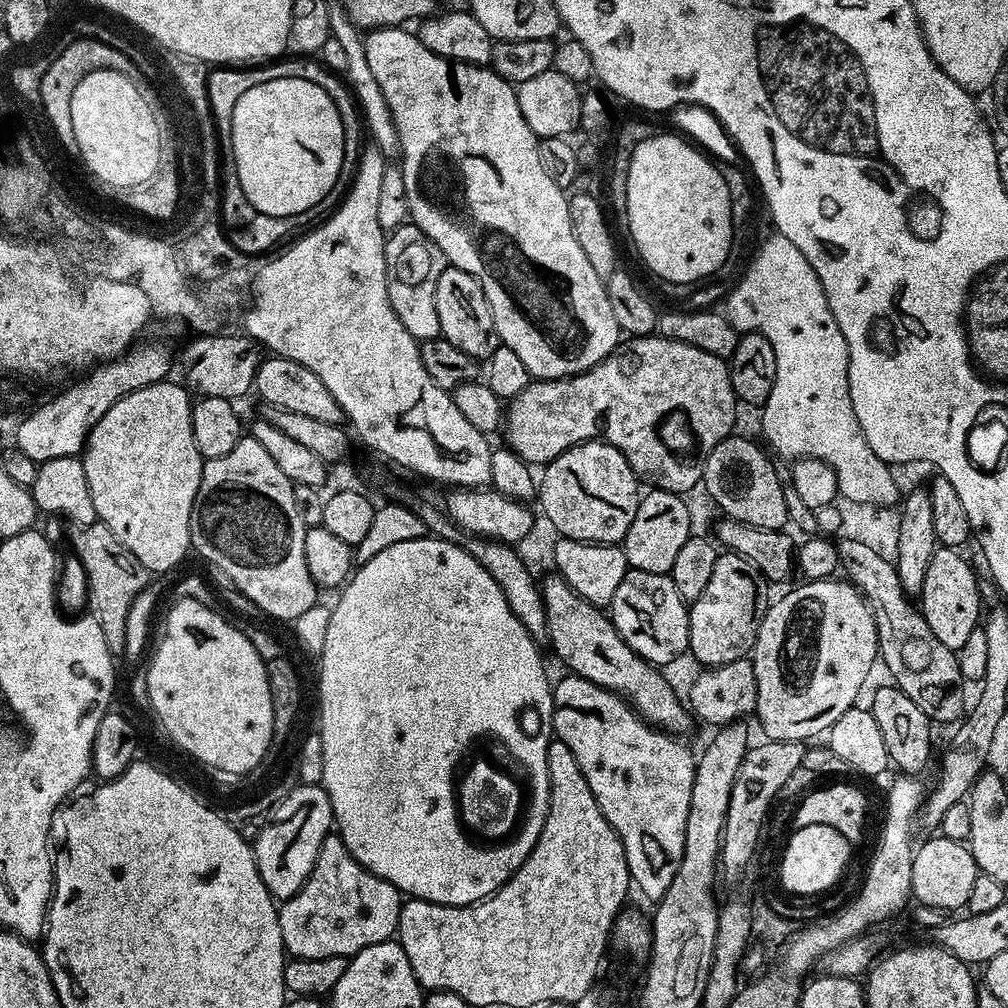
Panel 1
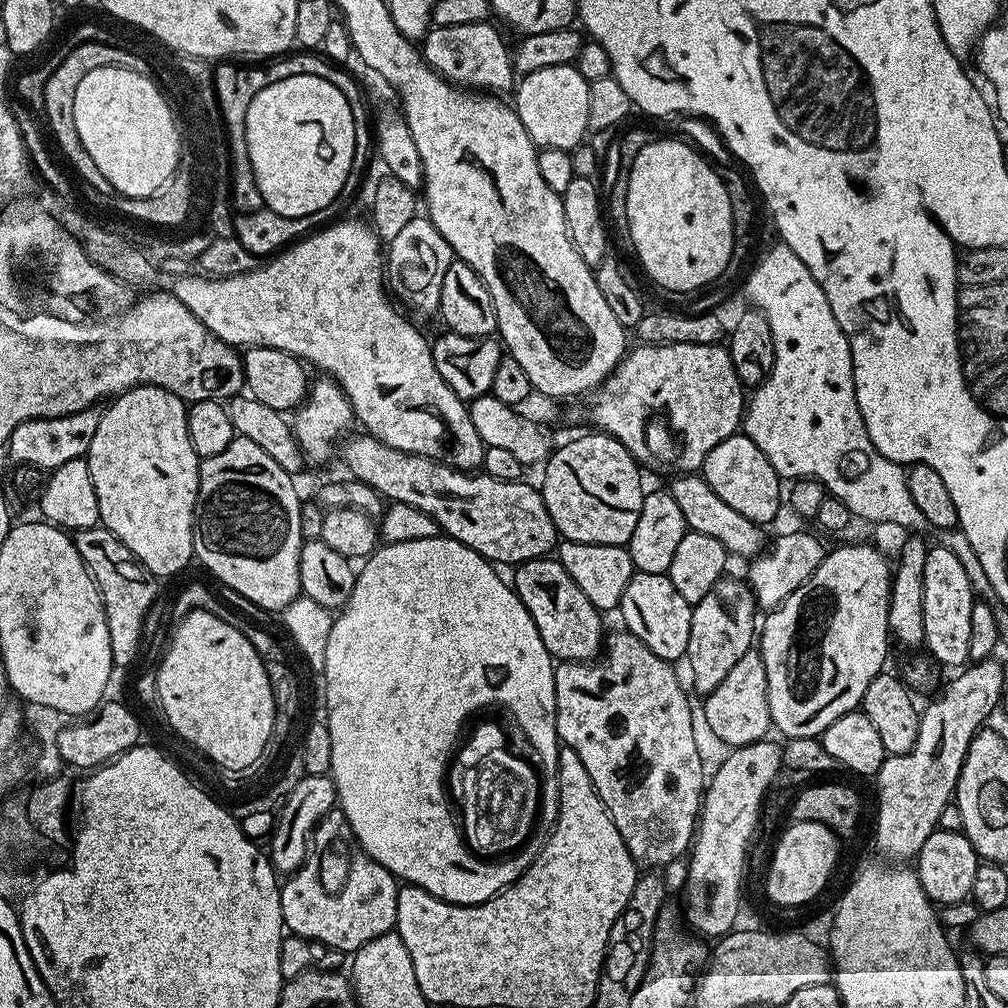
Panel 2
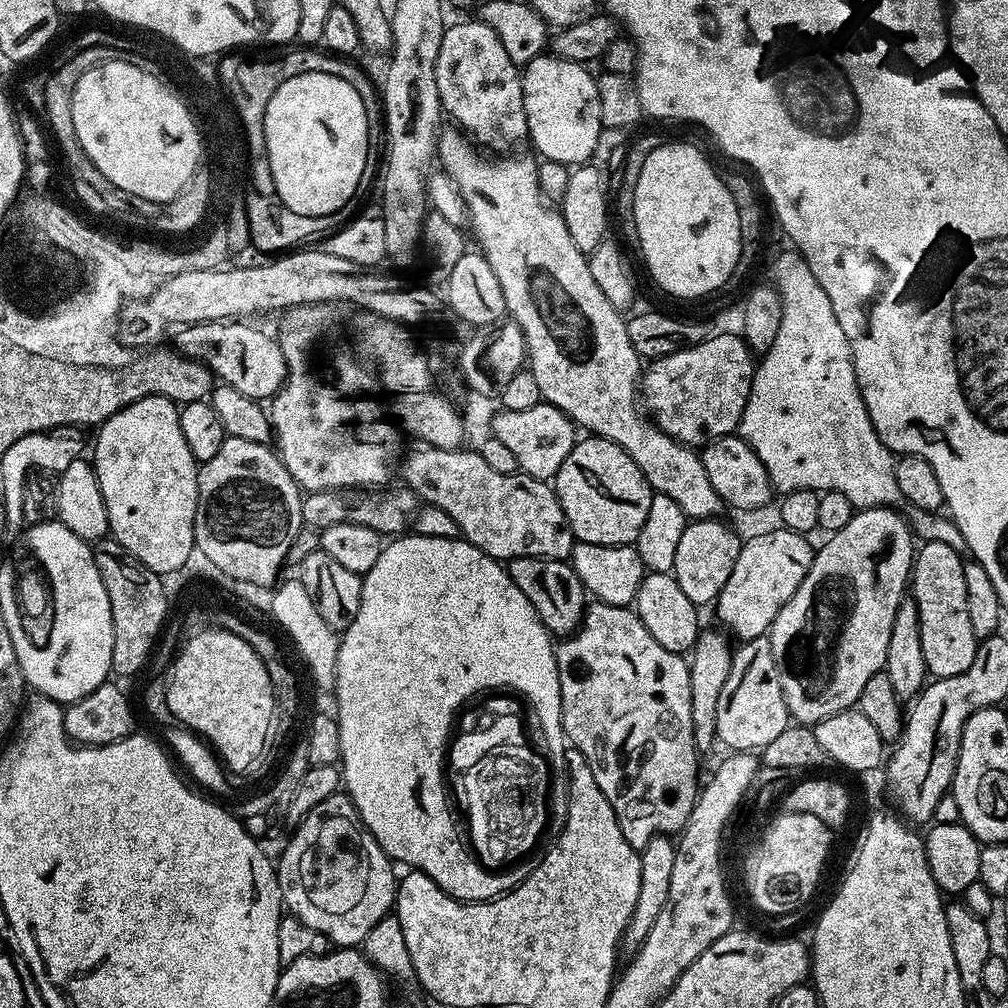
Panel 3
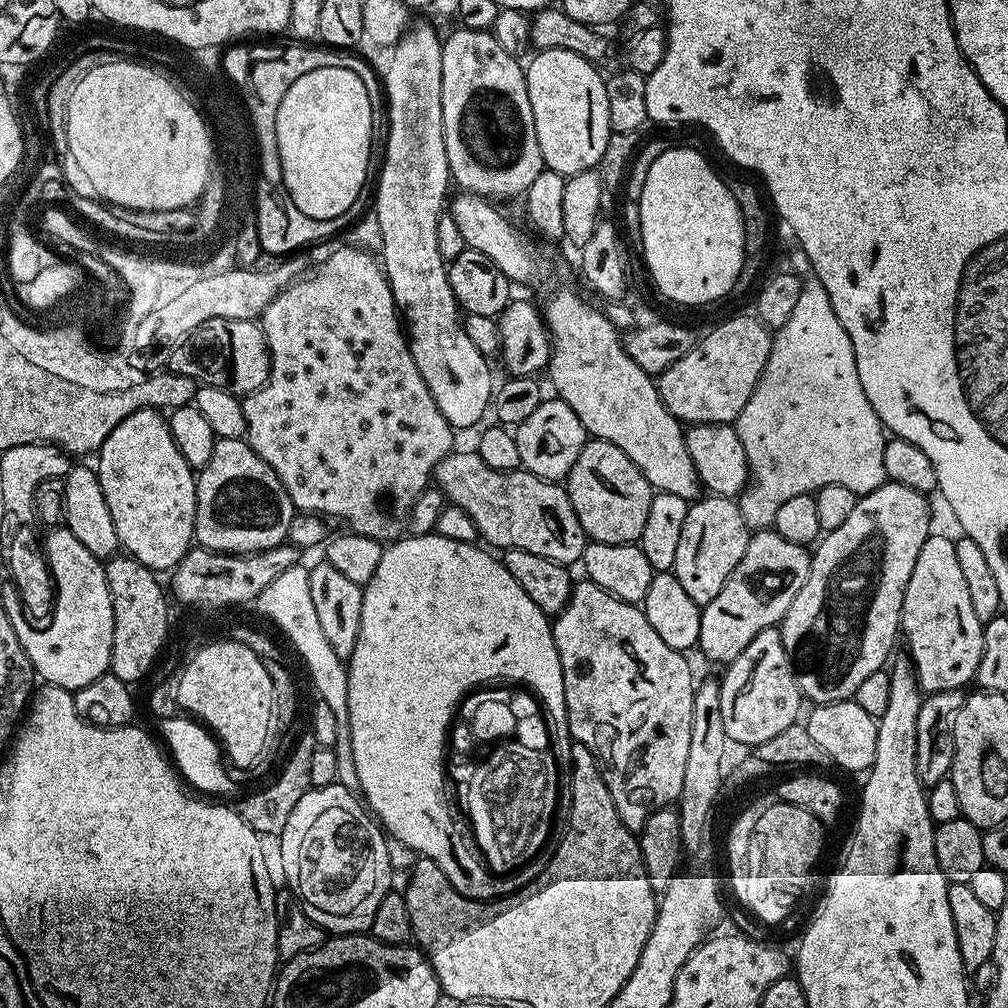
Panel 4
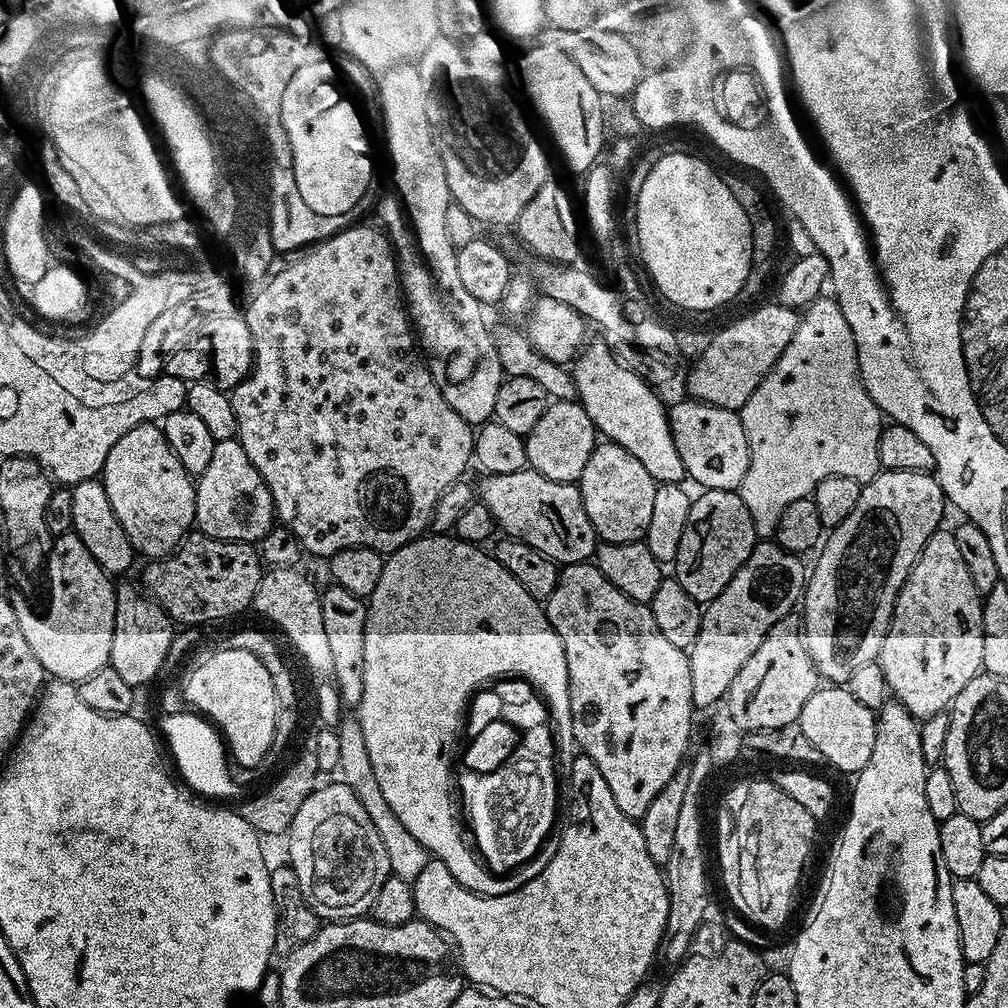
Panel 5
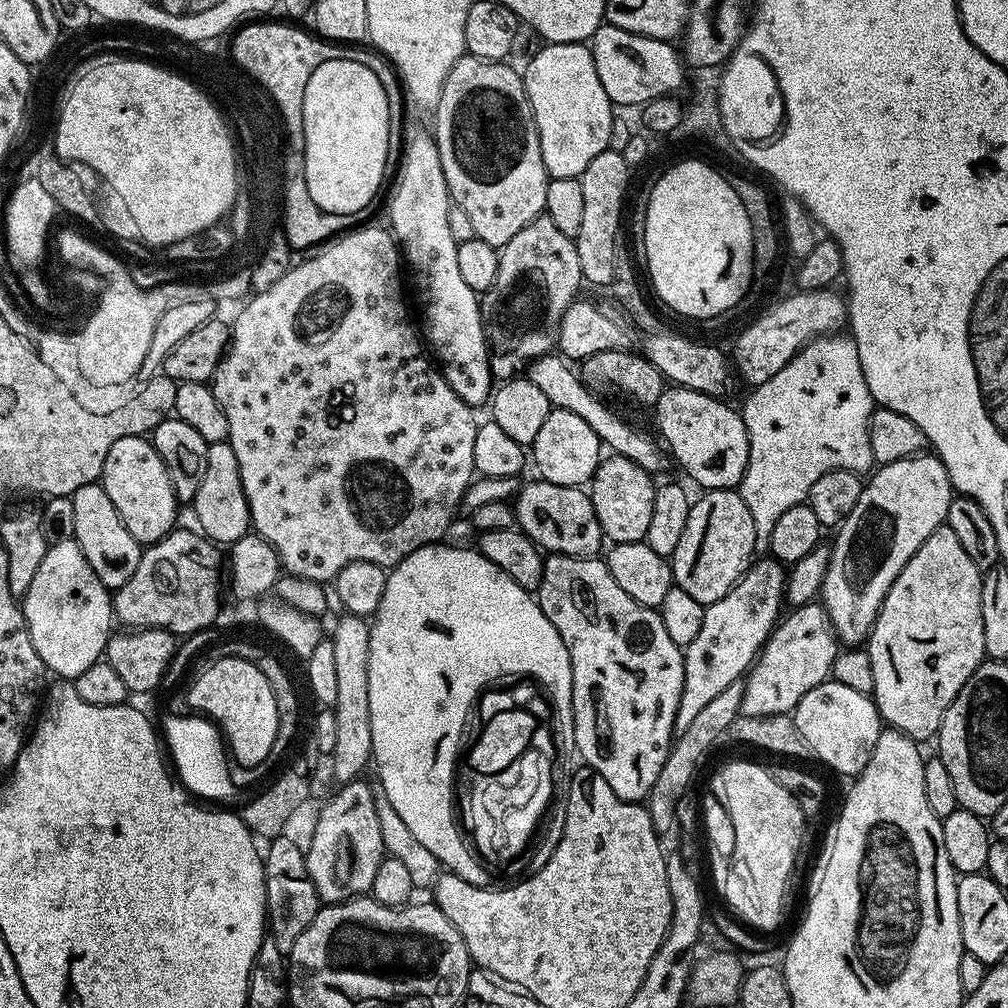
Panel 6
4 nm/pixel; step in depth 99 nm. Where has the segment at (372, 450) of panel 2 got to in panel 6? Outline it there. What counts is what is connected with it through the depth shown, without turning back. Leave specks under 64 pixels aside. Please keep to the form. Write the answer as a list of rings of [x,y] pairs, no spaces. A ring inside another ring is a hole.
[[[541,478],[528,480],[514,499],[514,511],[520,531],[545,553],[592,558],[599,553],[596,551],[600,543],[605,543],[606,537],[600,528],[598,514],[594,514],[591,495],[583,487],[555,485]]]

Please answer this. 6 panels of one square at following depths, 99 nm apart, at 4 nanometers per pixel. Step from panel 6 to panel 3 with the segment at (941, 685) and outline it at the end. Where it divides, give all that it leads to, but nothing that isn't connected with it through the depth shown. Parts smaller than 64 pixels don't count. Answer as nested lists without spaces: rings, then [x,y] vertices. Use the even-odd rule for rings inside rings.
[[[929,540],[921,543],[912,561],[910,596],[918,606],[922,654],[926,654],[929,673],[936,678],[962,674],[976,657],[978,641],[974,630],[970,630],[970,617],[966,611],[966,578],[962,578],[963,569],[961,553],[950,550],[946,542]]]

